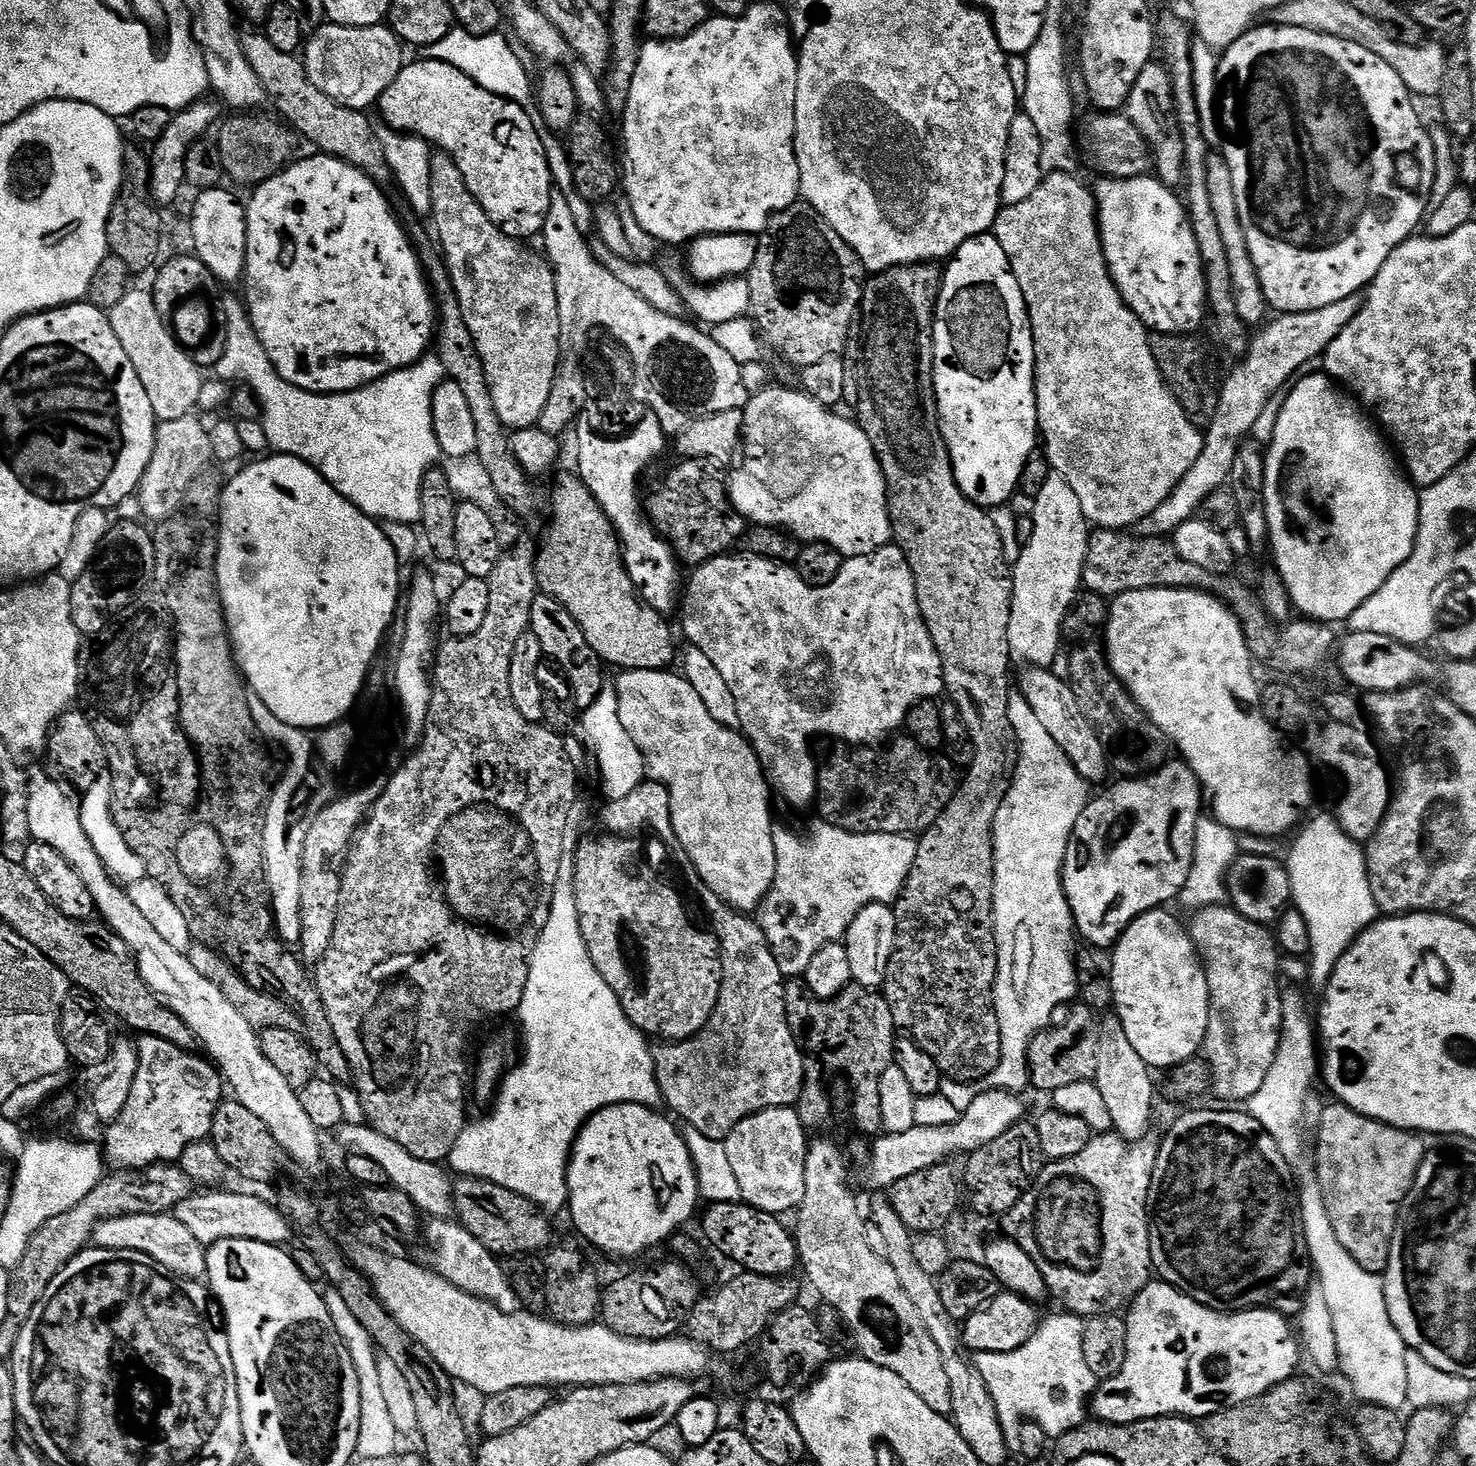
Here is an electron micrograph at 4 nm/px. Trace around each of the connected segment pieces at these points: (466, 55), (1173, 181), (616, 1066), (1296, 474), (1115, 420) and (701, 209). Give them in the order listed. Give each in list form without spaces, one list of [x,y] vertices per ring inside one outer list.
[[[456,26],[450,34],[446,34],[444,43],[432,45],[430,52],[433,57],[443,58],[450,66],[462,70],[462,74],[478,82],[478,86],[522,106],[530,122],[534,122],[534,130],[543,133],[545,131],[544,119],[540,113],[537,93],[534,91],[534,80],[528,77],[519,54],[508,45],[507,38],[500,35],[475,36],[467,32],[465,28]]]
[[[1153,62],[1138,74],[1138,82],[1134,82],[1134,90],[1130,90],[1130,98],[1124,103],[1123,115],[1138,126],[1142,138],[1152,151],[1152,166],[1157,180],[1161,180],[1167,188],[1179,189],[1184,182],[1184,139],[1176,121],[1176,107],[1172,97],[1172,77],[1163,63]]]
[[[568,846],[558,866],[550,918],[532,951],[530,974],[518,1009],[520,1028],[524,1031],[524,1061],[505,1075],[491,1105],[492,1113],[481,1120],[473,1119],[465,1127],[446,1161],[457,1177],[476,1176],[506,1190],[514,1190],[514,1194],[522,1194],[522,1198],[548,1214],[563,1213],[567,1209],[568,1161],[572,1145],[584,1123],[595,1112],[615,1104],[645,1104],[654,1109],[662,1104],[652,1061],[653,1049],[648,1048],[649,1041],[644,1033],[626,1018],[614,990],[606,986],[590,958],[590,950],[586,950],[582,926],[578,922],[575,883],[576,848]]]
[[[1327,374],[1308,375],[1291,385],[1285,398],[1281,413],[1278,414],[1277,426],[1274,428],[1271,443],[1267,445],[1264,458],[1264,505],[1268,523],[1268,548],[1271,563],[1282,578],[1286,590],[1292,599],[1292,607],[1301,617],[1317,622],[1347,621],[1349,616],[1370,598],[1410,558],[1416,545],[1416,536],[1422,531],[1422,505],[1420,492],[1408,479],[1397,453],[1390,447],[1389,441],[1382,435],[1381,429],[1370,419],[1369,413],[1351,395],[1339,396],[1337,385]]]
[[[1050,172],[1044,180],[1030,194],[1030,198],[1017,204],[1009,204],[1001,207],[996,215],[994,235],[996,241],[1006,250],[1006,258],[1012,267],[1014,278],[1018,278],[1018,286],[1022,286],[1022,298],[1028,303],[1028,317],[1032,327],[1034,338],[1034,362],[1036,363],[1036,423],[1039,435],[1042,437],[1042,451],[1048,458],[1051,471],[1055,475],[1066,478],[1070,482],[1070,490],[1078,497],[1082,506],[1082,514],[1087,518],[1089,525],[1100,530],[1128,530],[1166,498],[1186,478],[1186,470],[1198,462],[1198,454],[1202,454],[1204,445],[1204,432],[1190,422],[1190,418],[1184,412],[1184,407],[1174,398],[1174,394],[1166,386],[1162,374],[1158,370],[1158,362],[1154,362],[1152,353],[1152,341],[1149,329],[1145,328],[1136,315],[1124,304],[1122,294],[1116,288],[1116,283],[1108,273],[1108,263],[1104,257],[1104,247],[1100,241],[1100,221],[1096,210],[1096,198],[1091,187],[1083,184],[1080,176],[1071,176],[1061,172]]]
[[[753,2],[741,16],[713,15],[698,30],[680,40],[649,39],[641,47],[634,82],[622,113],[624,119],[624,152],[622,148],[622,191],[628,196],[638,223],[661,245],[684,244],[699,236],[725,236],[728,232],[759,234],[769,220],[797,203],[800,196],[800,171],[796,161],[796,95],[800,62],[794,37],[788,29],[788,14],[776,4]]]

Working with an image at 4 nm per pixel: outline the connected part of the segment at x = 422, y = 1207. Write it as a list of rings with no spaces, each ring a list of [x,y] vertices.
[[[345,1122],[340,1125],[338,1135],[341,1146],[349,1148],[347,1150],[349,1153],[370,1158],[370,1162],[378,1162],[378,1166],[386,1170],[388,1184],[406,1194],[406,1198],[410,1198],[410,1202],[414,1202],[425,1217],[452,1220],[456,1210],[456,1203],[452,1200],[453,1177],[440,1164],[431,1164],[414,1158],[410,1150],[402,1150],[402,1146],[386,1138],[386,1134],[378,1134],[378,1130],[368,1127],[367,1123],[359,1123]]]

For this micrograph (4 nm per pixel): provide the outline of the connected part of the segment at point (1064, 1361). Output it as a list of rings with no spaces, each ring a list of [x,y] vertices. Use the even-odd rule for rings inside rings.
[[[1071,1314],[1060,1315],[1064,1316],[1041,1319],[1035,1334],[1018,1346],[1018,1350],[1002,1354],[975,1353],[976,1369],[978,1374],[982,1374],[982,1382],[986,1382],[986,1390],[990,1390],[990,1398],[994,1398],[998,1422],[1002,1422],[1002,1434],[1006,1434],[1009,1449],[1019,1449],[1020,1426],[1025,1422],[1042,1426],[1050,1438],[1058,1438],[1089,1419],[1090,1401],[1096,1395],[1098,1381],[1094,1374],[1090,1374],[1090,1366],[1086,1366],[1086,1354],[1082,1354],[1084,1320]]]

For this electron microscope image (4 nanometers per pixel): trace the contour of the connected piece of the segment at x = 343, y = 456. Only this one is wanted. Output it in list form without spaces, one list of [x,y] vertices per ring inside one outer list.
[[[237,300],[223,301],[228,323],[226,350],[222,350],[222,358],[214,362],[217,374],[224,380],[234,380],[237,385],[249,387],[256,395],[260,402],[269,449],[273,453],[293,456],[306,462],[311,468],[318,470],[318,474],[322,474],[322,478],[326,478],[326,482],[330,482],[330,486],[334,486],[334,490],[338,490],[338,494],[345,496],[358,510],[382,522],[383,534],[394,548],[395,557],[401,566],[408,566],[418,550],[420,536],[417,529],[415,532],[406,524],[415,525],[419,521],[424,476],[439,461],[436,459],[441,459],[442,456],[432,417],[434,390],[446,379],[442,362],[435,354],[428,354],[409,368],[392,372],[365,388],[354,389],[353,392],[304,392],[298,386],[286,382],[286,378],[282,378],[278,370],[274,370],[274,362],[270,362],[254,330],[247,307]]]

